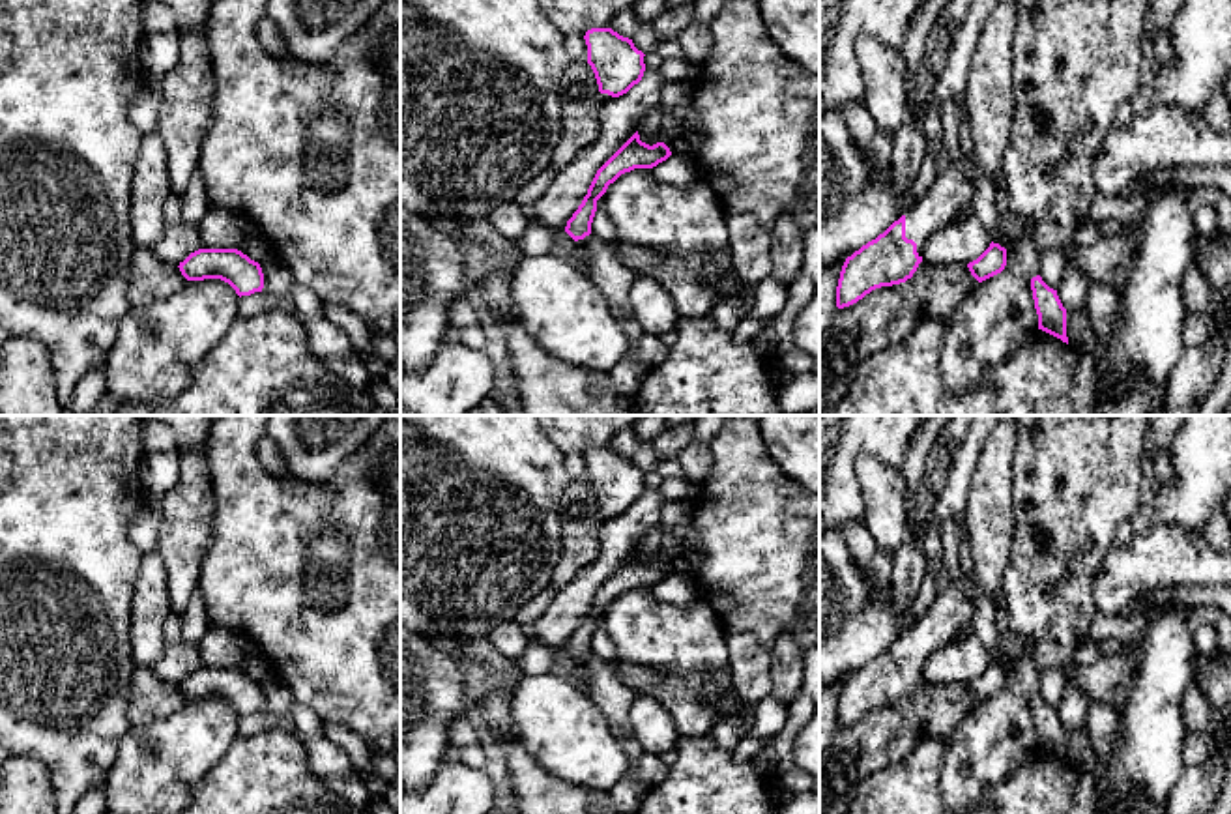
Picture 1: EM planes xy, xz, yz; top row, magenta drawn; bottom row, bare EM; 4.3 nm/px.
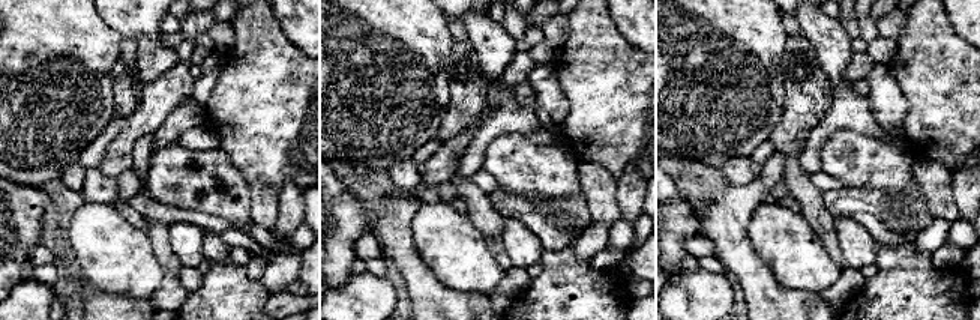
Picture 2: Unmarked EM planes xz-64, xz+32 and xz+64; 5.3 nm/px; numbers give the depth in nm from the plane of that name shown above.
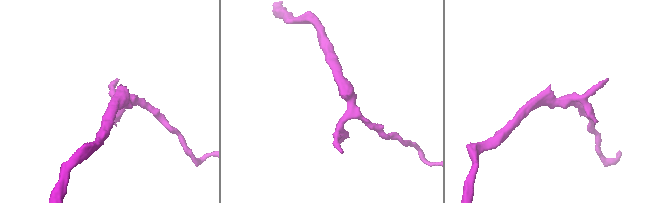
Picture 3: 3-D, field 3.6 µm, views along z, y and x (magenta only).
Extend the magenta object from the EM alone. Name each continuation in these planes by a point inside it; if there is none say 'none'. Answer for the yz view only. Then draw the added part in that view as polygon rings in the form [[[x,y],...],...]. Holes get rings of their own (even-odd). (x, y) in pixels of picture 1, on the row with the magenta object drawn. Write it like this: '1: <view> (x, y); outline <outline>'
1: yz (955, 188); outline [[[967,161],[950,163],[926,193],[905,210],[905,238],[917,243],[922,256],[926,240],[943,225],[952,223],[962,208],[971,206],[975,178]]]

